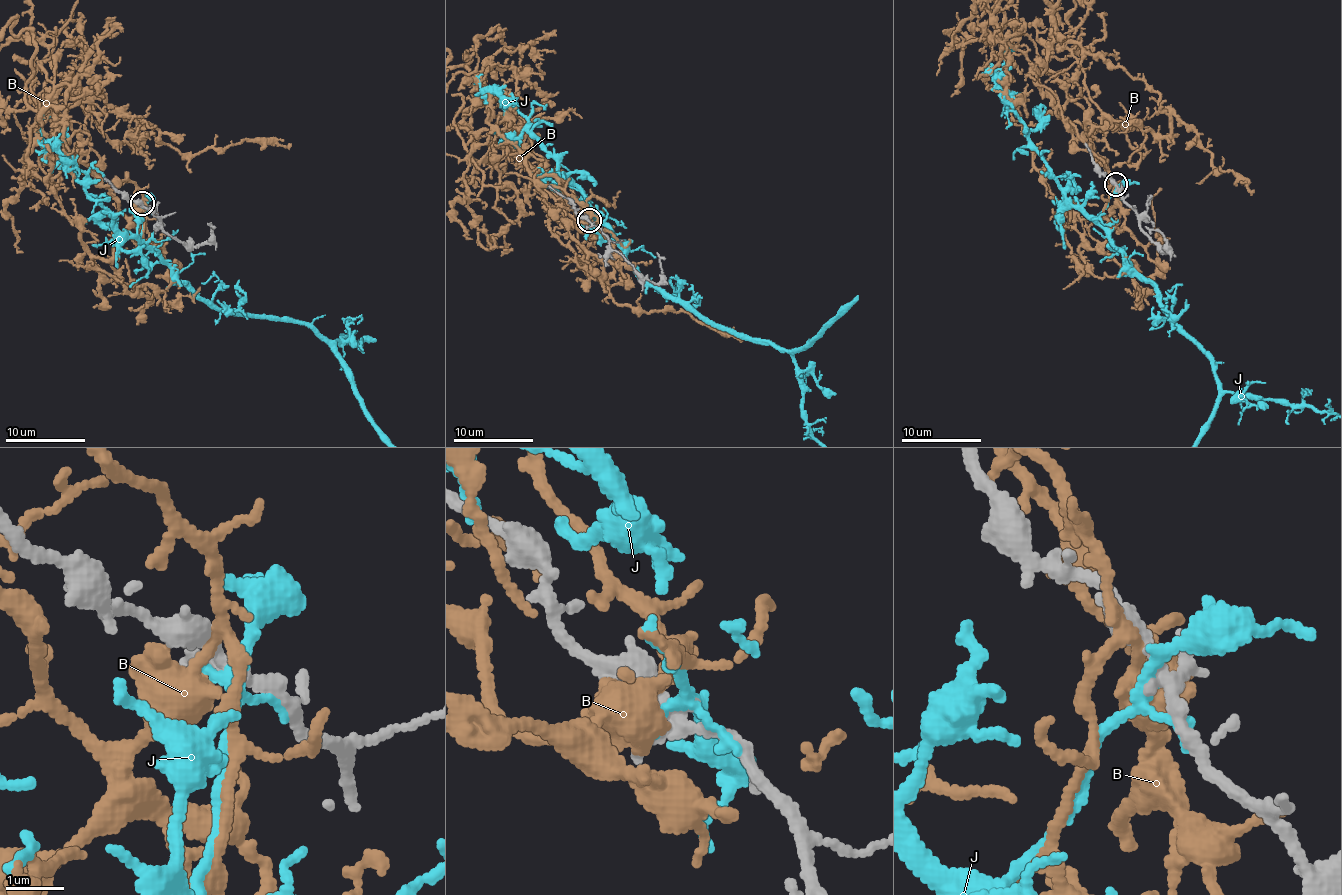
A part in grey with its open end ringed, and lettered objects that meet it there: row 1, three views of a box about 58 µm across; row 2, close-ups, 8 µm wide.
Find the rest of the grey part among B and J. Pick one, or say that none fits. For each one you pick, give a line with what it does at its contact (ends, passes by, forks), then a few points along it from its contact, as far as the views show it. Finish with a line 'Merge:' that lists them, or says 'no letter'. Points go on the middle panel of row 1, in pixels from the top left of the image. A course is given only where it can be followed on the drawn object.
B: it forks there
Merge: B

